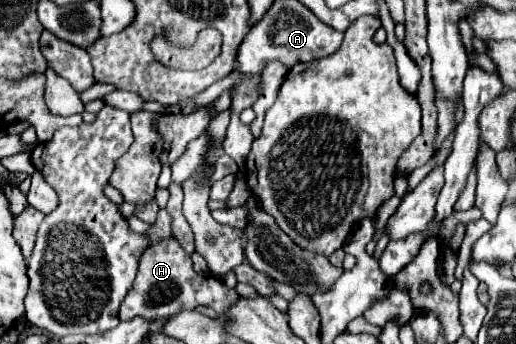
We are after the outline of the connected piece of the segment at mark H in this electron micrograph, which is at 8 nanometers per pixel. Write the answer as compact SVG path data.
M168 237L162 241L154 241L148 247L148 251L144 253L144 257L140 259L134 287L120 305L120 319L128 321L136 315L142 315L142 317L160 321L160 319L168 319L184 309L196 309L198 305L212 307L218 315L226 315L228 309L238 303L238 299L240 299L240 295L236 293L236 289L228 289L218 277L206 275L206 273L204 275L196 273L192 269L190 255L184 253L184 249L180 247L180 243L174 237Z

